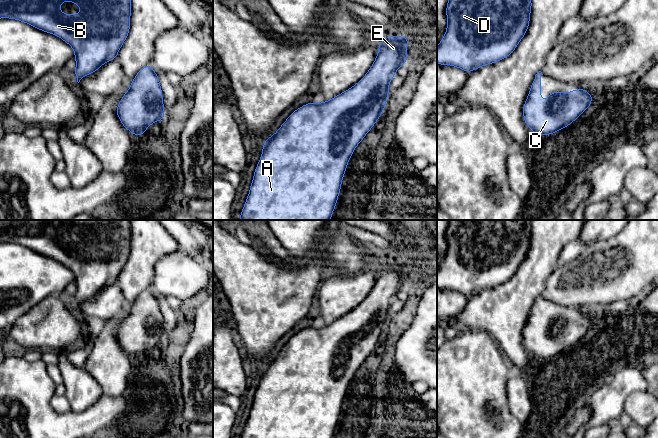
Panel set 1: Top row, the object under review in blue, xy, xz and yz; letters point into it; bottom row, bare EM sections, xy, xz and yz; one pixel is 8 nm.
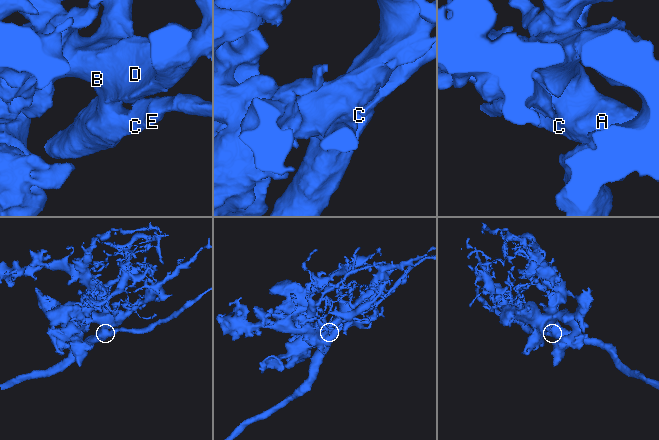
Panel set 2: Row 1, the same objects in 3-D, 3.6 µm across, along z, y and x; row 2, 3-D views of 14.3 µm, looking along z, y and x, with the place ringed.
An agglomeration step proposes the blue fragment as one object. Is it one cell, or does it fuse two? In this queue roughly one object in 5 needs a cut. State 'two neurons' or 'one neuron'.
one neuron

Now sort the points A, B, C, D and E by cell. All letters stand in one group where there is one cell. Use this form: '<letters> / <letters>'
A B C D E

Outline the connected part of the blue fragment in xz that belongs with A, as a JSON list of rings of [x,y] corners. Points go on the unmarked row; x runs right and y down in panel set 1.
[[[386,261],[379,267],[372,290],[358,307],[329,325],[307,327],[289,339],[277,356],[262,369],[263,376],[240,438],[333,438],[350,381],[382,339],[389,308],[397,293],[407,288],[408,266],[408,261]]]

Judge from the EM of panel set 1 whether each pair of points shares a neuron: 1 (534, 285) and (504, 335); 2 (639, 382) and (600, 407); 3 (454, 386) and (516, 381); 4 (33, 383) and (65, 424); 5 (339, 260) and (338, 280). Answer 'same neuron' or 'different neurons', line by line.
1: same neuron
2: same neuron
3: different neurons
4: same neuron
5: different neurons

